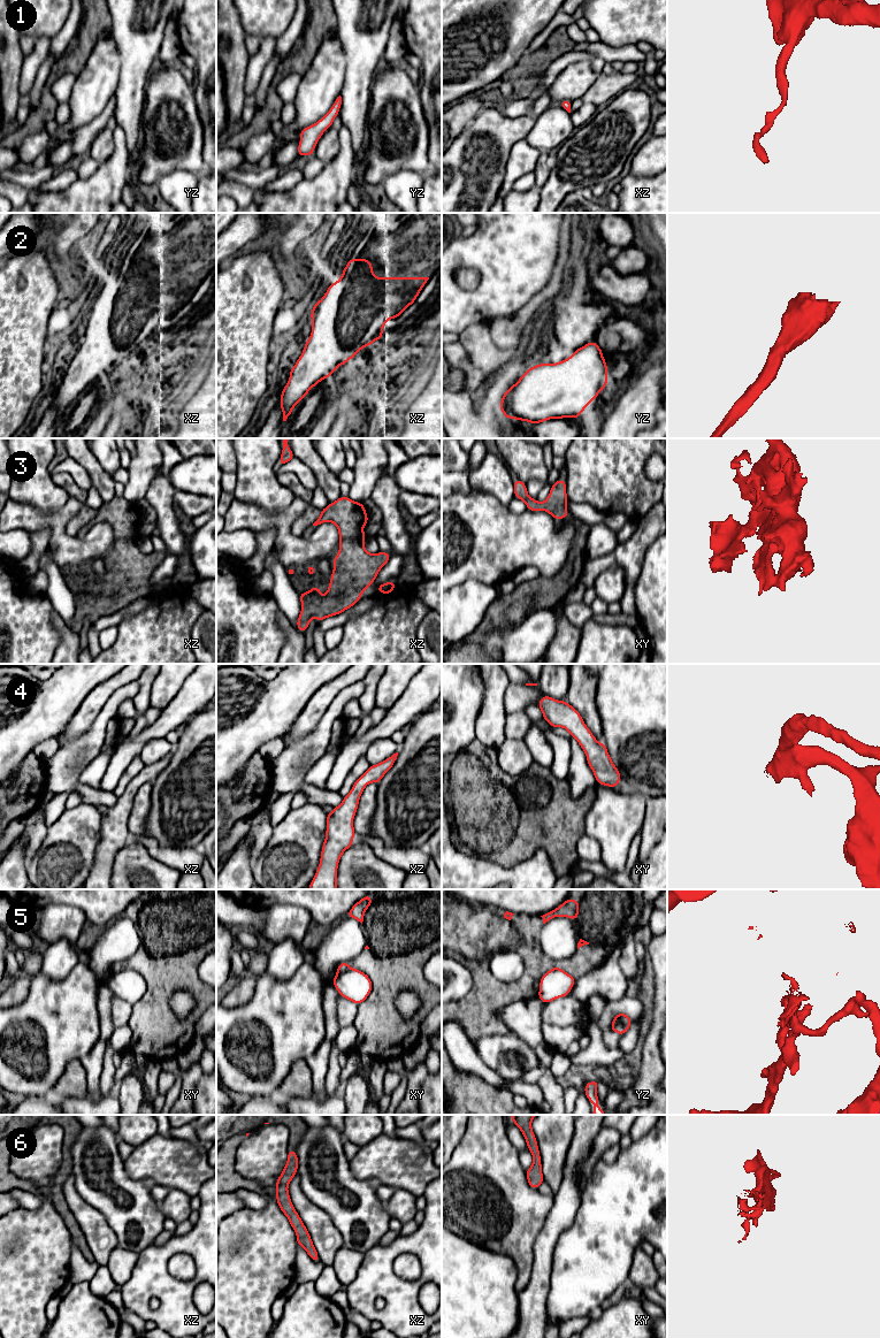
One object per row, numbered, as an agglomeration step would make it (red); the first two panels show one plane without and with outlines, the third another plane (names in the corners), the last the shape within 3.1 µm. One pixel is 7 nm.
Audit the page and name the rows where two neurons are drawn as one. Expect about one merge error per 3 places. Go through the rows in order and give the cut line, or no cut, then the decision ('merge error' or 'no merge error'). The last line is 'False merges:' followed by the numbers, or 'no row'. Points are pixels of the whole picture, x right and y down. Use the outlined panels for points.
1: no cut | no merge error
2: no cut | no merge error
3: no cut | no merge error
4: no cut | no merge error
5: xy (350, 968), (337, 972) | merge error
6: no cut | no merge error
False merges: 5

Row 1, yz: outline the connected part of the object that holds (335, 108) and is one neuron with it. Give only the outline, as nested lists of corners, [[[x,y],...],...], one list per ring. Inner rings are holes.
[[[339,95],[331,106],[331,109],[321,120],[300,131],[298,156],[313,154],[322,133],[332,125],[335,117],[339,114],[340,105],[342,97]]]

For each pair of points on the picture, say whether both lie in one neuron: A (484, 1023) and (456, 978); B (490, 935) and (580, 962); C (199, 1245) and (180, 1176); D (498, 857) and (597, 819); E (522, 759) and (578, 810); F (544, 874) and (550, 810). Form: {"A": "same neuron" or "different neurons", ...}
{"A": "different neurons", "B": "same neuron", "C": "different neurons", "D": "different neurons", "E": "different neurons", "F": "different neurons"}

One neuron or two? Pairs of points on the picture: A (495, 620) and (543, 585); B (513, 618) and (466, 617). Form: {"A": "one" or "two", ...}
{"A": "one", "B": "two"}

